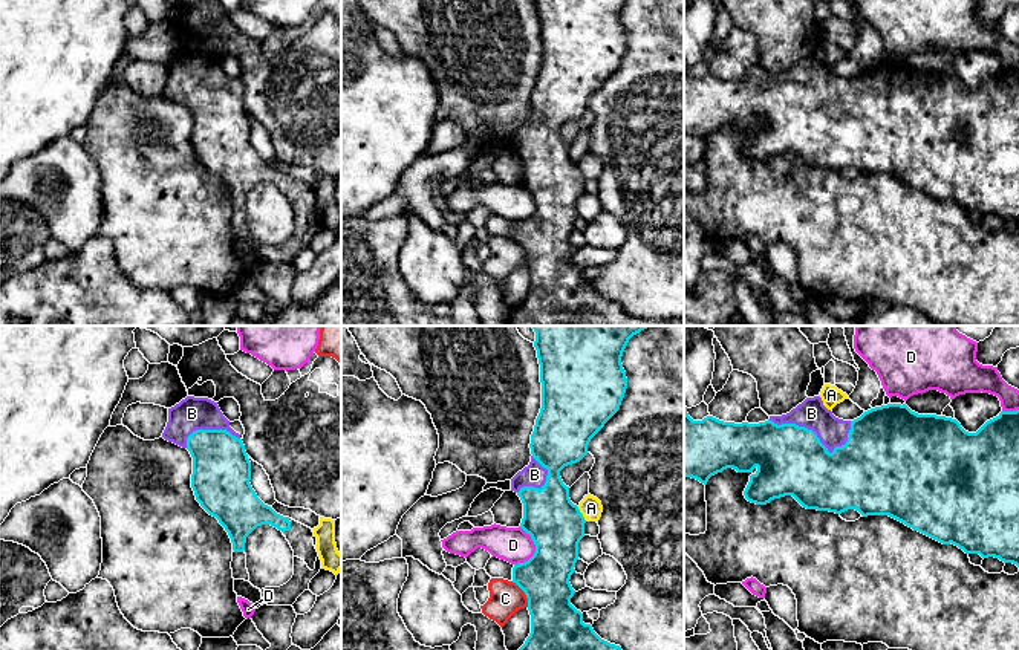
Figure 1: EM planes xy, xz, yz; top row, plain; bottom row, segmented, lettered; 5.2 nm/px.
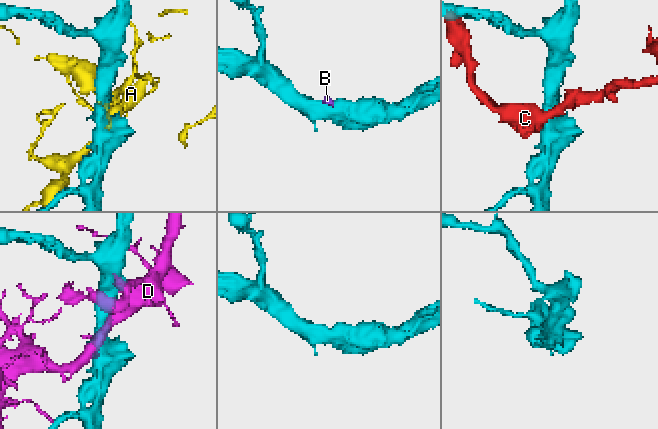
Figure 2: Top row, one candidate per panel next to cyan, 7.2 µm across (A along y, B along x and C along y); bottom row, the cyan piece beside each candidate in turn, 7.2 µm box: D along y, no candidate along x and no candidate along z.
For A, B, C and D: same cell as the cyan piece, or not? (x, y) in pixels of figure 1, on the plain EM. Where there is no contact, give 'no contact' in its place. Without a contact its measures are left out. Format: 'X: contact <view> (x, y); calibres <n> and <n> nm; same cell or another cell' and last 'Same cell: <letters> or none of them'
A: contact xz (582, 172); calibres 300 and 120 nm; another cell
B: contact yz (816, 92); calibres 360 and 160 nm; same cell
C: contact xz (525, 251); calibres 280 and 180 nm; another cell
D: contact xz (536, 207); calibres 300 and 190 nm; another cell
Same cell: B

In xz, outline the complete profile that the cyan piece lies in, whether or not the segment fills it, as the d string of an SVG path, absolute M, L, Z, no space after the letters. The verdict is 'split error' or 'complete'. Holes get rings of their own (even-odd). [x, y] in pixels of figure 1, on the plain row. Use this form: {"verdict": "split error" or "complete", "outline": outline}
{"verdict": "split error", "outline": "M534 0L540 21L542 66L531 92L531 119L511 136L514 148L523 161L520 185L531 193L536 210L525 219L514 222L513 240L528 255L531 291L525 301L508 315L506 326L684 326L678 320L652 320L629 315L620 303L601 297L591 281L583 280L583 271L571 262L575 248L569 237L578 217L578 200L584 194L584 174L569 156L569 144L560 128L580 119L588 112L591 96L620 67L627 46L621 14L627 0Z"}

